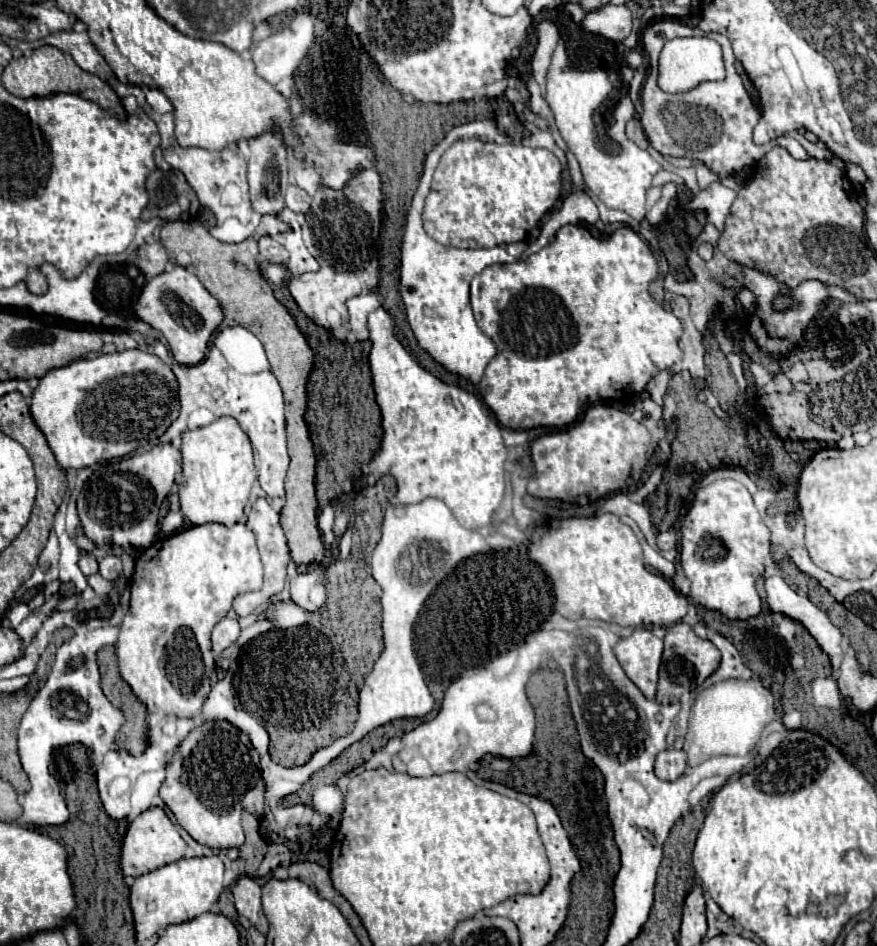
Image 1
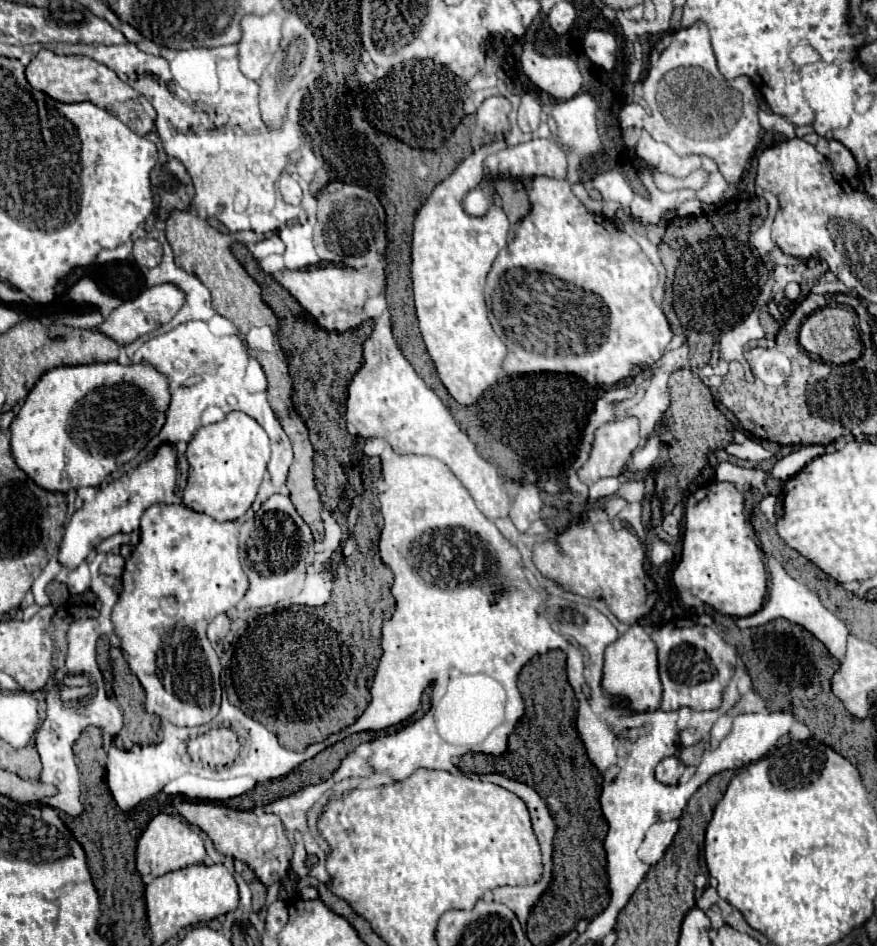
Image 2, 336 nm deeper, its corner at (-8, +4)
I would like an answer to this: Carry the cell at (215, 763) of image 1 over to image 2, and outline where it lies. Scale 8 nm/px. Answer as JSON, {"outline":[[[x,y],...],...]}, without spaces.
{"outline":[[[182,801],[176,805],[176,809],[188,823],[200,827],[214,841],[214,847],[222,855],[244,861],[266,887],[280,881],[290,869],[292,847],[286,839],[286,833],[278,815],[236,811],[236,809],[206,803],[206,801]]]}

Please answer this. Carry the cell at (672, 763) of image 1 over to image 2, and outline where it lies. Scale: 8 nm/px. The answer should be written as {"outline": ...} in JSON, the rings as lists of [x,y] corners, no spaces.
{"outline":[[[666,757],[656,767],[656,779],[664,785],[676,785],[684,773],[685,765],[678,757]]]}

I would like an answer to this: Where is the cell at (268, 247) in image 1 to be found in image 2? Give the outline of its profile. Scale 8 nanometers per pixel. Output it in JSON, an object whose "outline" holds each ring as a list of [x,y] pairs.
{"outline":[[[278,235],[266,237],[266,239],[262,239],[262,241],[258,241],[258,243],[252,245],[252,255],[258,261],[262,261],[264,257],[268,257],[272,253],[278,253],[278,255],[284,253],[284,245],[282,245],[282,239]]]}

